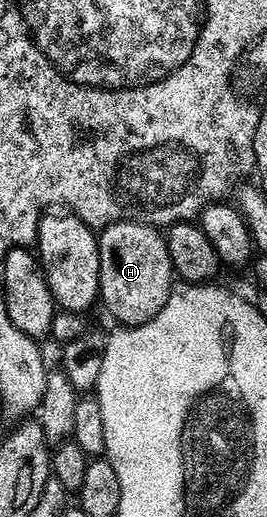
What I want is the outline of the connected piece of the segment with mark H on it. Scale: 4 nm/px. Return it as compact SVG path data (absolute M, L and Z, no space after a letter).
M119 219L99 232L100 244L100 294L99 302L117 319L117 324L126 327L137 327L150 321L166 305L174 286L174 272L168 240L151 223L141 223L138 219Z

